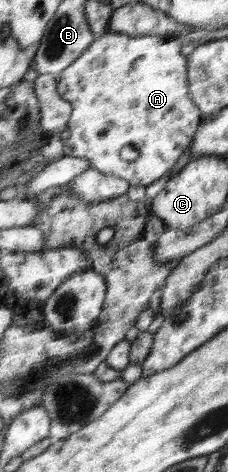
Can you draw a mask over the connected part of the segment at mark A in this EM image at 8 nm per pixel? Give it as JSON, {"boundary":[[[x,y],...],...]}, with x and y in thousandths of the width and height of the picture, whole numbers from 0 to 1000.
{"boundary":[[[469,70],[408,89],[382,110],[364,112],[351,125],[303,140],[268,159],[250,161],[254,199],[316,222],[316,242],[307,244],[294,271],[303,273],[303,292],[285,297],[276,324],[294,331],[338,331],[373,335],[390,343],[390,354],[434,362],[452,371],[491,371],[539,377],[575,392],[618,392],[649,396],[706,373],[724,373],[759,347],[803,331],[811,314],[838,305],[846,284],[864,275],[864,263],[882,258],[882,233],[842,216],[838,178],[825,169],[825,123],[794,114],[794,97],[776,93],[781,85],[759,85],[750,76],[636,72],[588,78],[526,70]]]}

